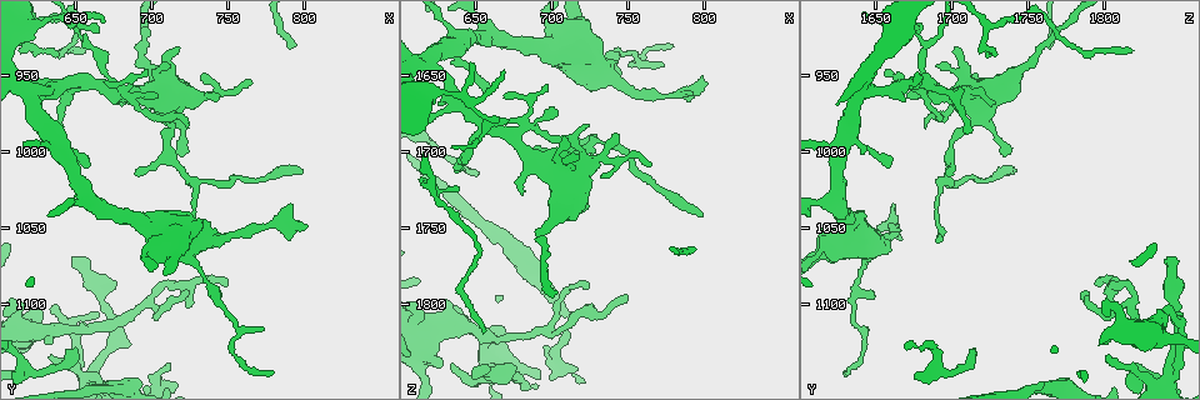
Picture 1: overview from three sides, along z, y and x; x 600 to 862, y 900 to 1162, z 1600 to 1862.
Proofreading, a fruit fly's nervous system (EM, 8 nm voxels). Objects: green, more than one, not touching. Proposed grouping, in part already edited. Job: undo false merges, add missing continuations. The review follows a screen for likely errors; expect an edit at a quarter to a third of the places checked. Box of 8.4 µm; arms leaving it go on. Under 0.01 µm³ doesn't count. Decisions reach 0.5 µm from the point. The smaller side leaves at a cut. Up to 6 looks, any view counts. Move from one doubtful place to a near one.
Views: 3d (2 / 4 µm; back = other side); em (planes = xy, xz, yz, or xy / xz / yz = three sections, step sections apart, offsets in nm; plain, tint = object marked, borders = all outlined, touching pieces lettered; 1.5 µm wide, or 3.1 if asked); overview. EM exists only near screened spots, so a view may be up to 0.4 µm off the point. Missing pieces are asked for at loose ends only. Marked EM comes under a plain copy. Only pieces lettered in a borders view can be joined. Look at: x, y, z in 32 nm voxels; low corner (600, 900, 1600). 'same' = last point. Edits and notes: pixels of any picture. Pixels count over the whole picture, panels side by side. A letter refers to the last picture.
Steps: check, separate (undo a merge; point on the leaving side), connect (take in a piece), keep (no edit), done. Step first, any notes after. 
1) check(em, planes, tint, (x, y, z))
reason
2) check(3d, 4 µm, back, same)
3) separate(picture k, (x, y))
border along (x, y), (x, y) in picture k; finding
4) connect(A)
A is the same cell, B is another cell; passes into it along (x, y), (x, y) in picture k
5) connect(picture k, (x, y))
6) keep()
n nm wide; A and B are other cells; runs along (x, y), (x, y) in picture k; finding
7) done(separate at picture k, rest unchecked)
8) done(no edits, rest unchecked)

check(em, xz, step 4, tint, (654, 934, 1818))
free end

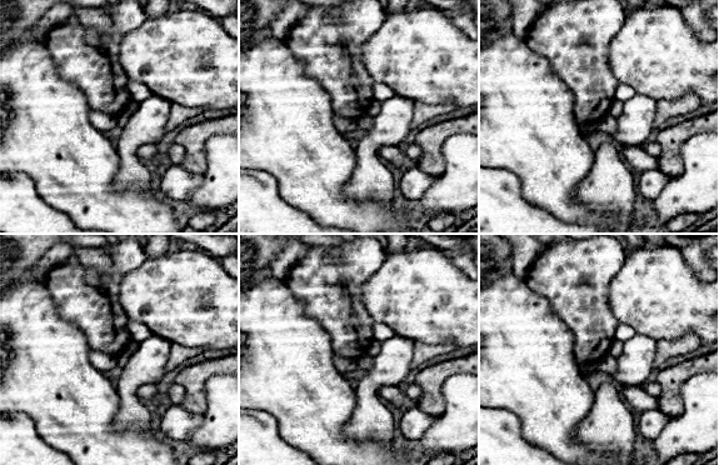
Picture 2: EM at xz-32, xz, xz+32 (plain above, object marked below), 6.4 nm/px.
check(em, planes, borders, same)
another direction

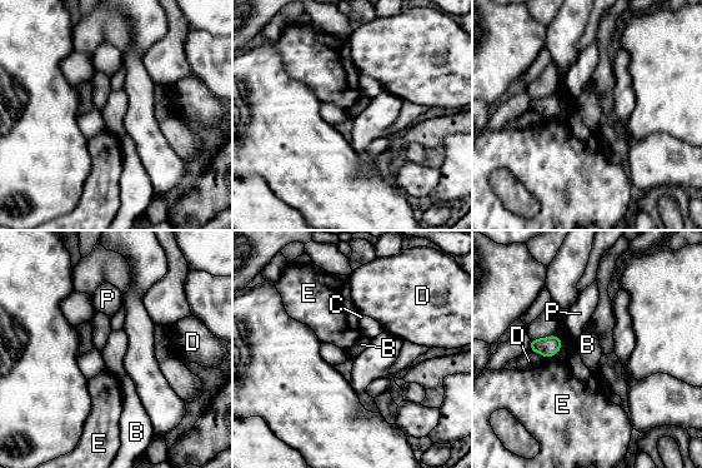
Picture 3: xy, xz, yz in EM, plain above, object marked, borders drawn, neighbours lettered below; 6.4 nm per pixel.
keep()
130 nm wide; B, C, D, E and P are other cells; border along (555, 333), (561, 348), (546, 358) in picture 3; no lettered piece goes on from it

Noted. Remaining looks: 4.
check(em, planes, borders, (680, 968, 1728))
free end

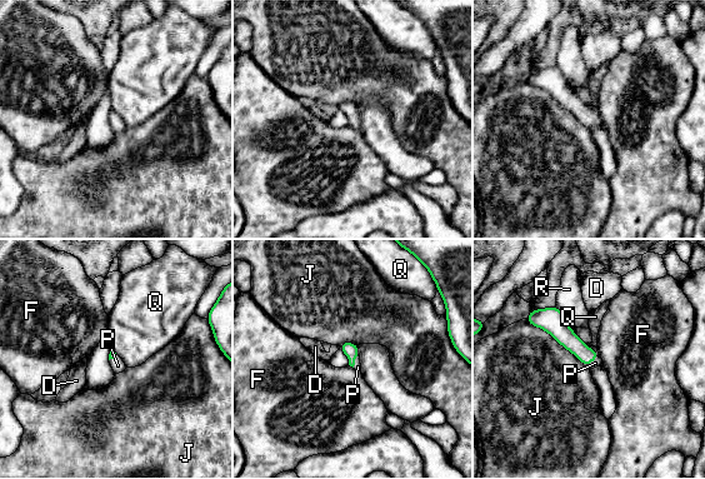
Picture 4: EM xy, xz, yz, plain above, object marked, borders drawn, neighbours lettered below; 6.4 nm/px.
connect(P)
P is the same cell, D, F, J, Q and R are other cells; passes into it along (563, 334), (593, 359), (595, 363) in picture 4; the cell continues

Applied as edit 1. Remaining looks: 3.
check(3d, 4 µm, (640, 956, 1668))
arms part here

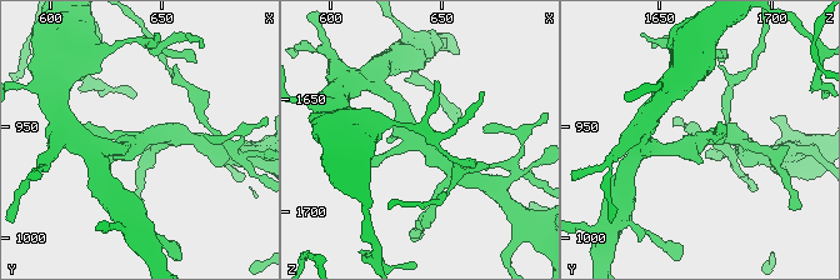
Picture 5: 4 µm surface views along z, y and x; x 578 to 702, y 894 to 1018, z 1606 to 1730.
check(em, planes, borders, (639, 957, 1667))

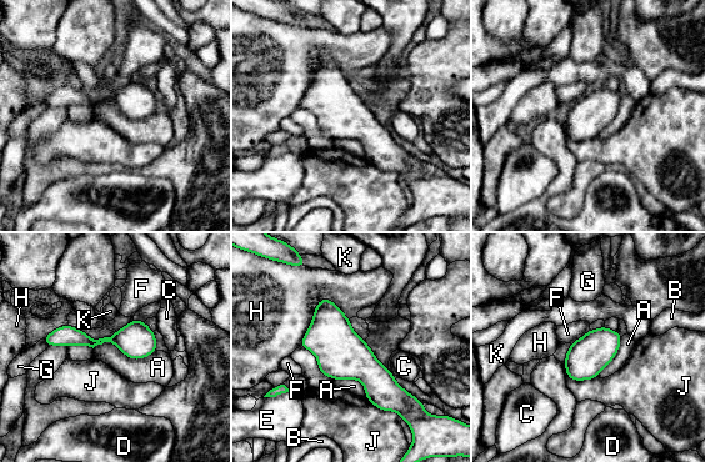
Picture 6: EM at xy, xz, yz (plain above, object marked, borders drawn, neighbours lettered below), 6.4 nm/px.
keep()
A touches over 400 nm; A, B, C, D, E, F, G, H, J and K are other cells; border along (590, 330), (570, 344) in picture 6; all the same cell

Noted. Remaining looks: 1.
done(connect at picture 4, rest unchecked)

